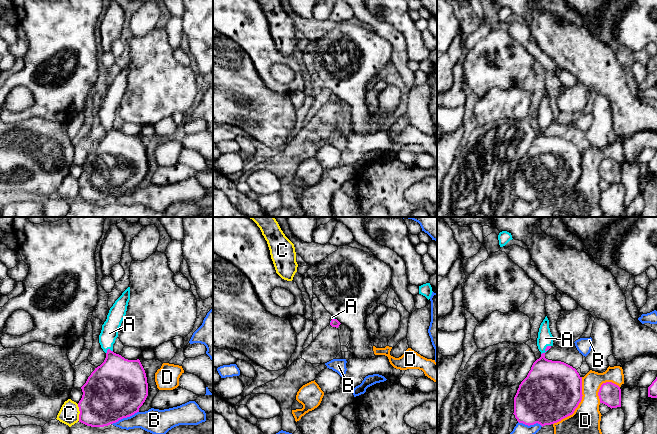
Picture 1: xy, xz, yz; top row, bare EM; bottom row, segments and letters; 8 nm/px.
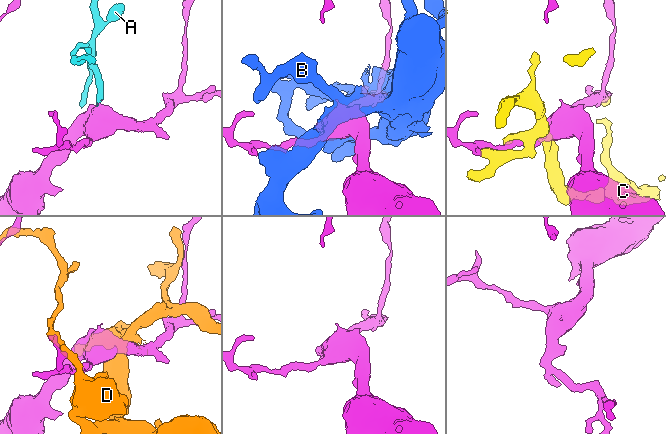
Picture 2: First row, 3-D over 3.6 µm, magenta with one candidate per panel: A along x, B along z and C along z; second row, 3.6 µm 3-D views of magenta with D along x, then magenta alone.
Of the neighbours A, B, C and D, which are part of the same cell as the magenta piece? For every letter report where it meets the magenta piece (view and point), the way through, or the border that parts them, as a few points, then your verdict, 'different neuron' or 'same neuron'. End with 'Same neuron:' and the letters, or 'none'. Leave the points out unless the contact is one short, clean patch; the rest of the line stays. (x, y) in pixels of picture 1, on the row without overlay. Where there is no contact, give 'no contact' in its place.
A: contact xy (108, 125); way xy (116, 155), (114, 139), (108, 125), (109, 109); same neuron
B: contact xy (125, 193); different neuron
C: contact xy (80, 188); different neuron
D: contact yz (578, 180); different neuron
Same neuron: A

